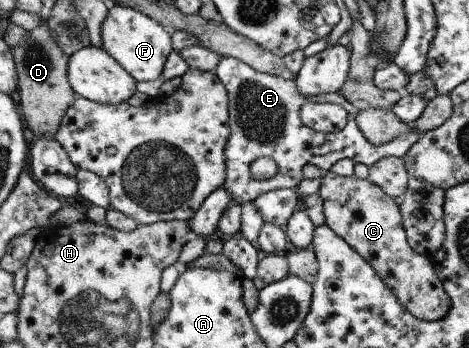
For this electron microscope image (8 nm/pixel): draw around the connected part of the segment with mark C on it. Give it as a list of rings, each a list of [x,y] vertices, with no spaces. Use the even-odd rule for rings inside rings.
[[[329,170],[322,177],[318,194],[323,200],[325,224],[372,265],[413,317],[425,321],[445,317],[449,311],[449,297],[444,285],[437,277],[432,260],[415,253],[409,245],[399,206],[384,189],[368,179],[340,176]]]

